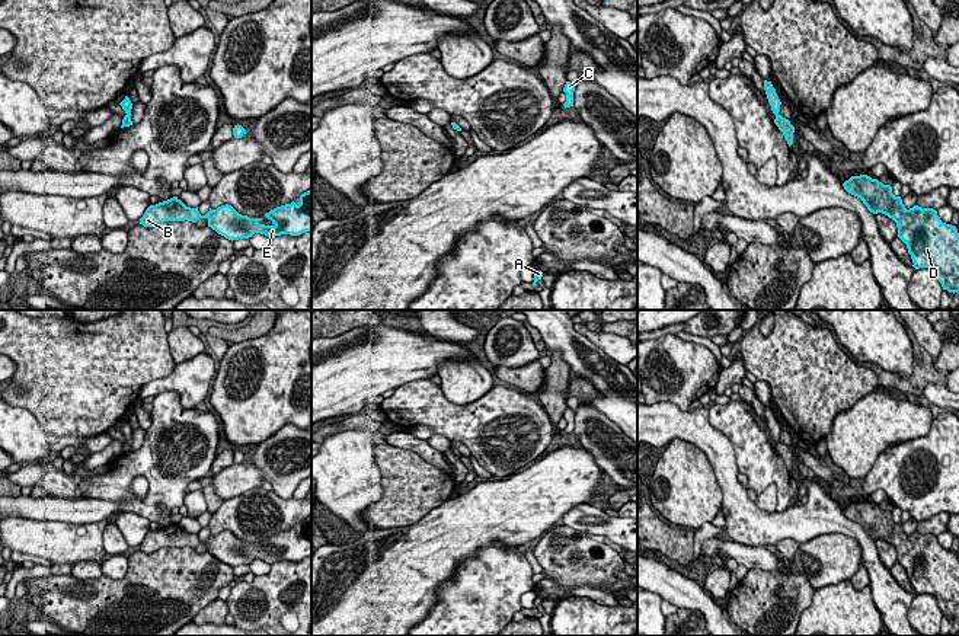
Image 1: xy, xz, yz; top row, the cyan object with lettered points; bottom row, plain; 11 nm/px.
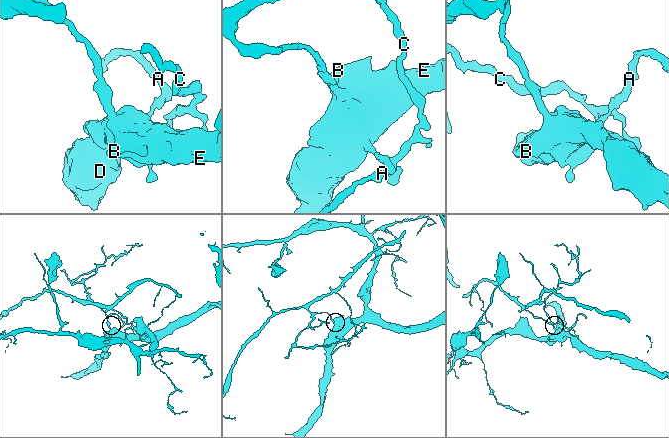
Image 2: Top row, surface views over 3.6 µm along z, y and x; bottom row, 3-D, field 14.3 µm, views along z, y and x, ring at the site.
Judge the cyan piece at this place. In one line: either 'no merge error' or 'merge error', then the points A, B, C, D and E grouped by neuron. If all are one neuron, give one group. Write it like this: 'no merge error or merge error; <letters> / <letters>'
merge error; A B D E / C

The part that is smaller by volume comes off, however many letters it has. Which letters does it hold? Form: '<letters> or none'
C

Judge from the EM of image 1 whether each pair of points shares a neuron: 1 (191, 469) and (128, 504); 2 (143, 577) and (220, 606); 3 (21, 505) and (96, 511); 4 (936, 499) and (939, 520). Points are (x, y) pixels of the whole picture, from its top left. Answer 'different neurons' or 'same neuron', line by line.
1: same neuron
2: different neurons
3: same neuron
4: different neurons

